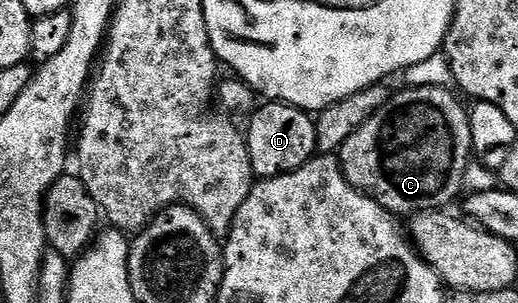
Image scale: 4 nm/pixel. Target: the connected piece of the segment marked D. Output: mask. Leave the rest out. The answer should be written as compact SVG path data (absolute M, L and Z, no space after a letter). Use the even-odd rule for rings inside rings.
M265 102L262 105L248 117L249 128L245 132L254 177L282 176L294 172L318 155L317 122L310 113L280 102Z

